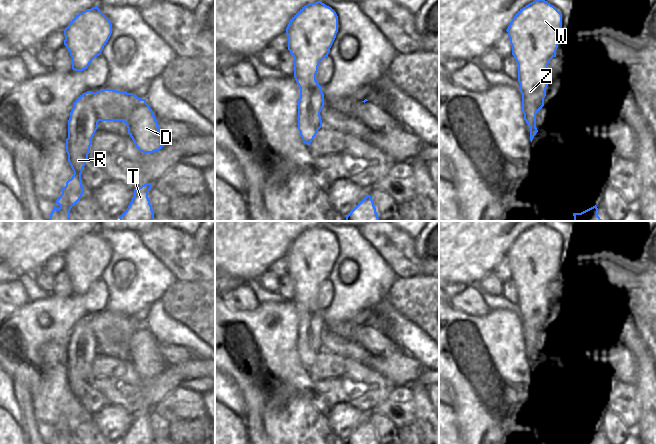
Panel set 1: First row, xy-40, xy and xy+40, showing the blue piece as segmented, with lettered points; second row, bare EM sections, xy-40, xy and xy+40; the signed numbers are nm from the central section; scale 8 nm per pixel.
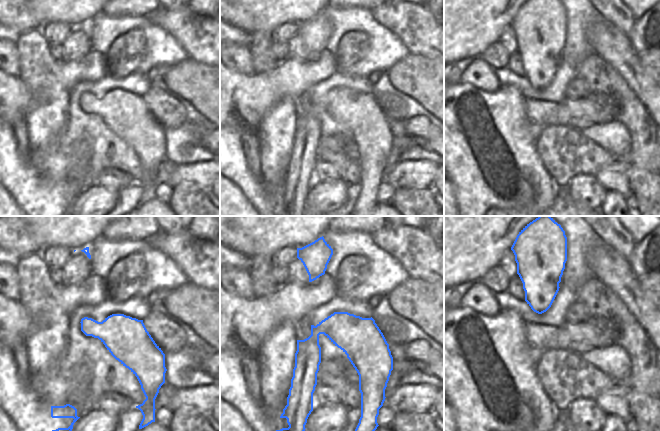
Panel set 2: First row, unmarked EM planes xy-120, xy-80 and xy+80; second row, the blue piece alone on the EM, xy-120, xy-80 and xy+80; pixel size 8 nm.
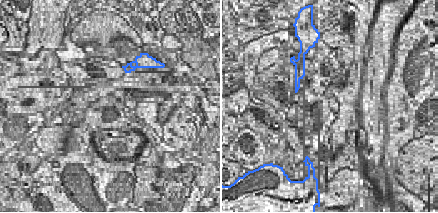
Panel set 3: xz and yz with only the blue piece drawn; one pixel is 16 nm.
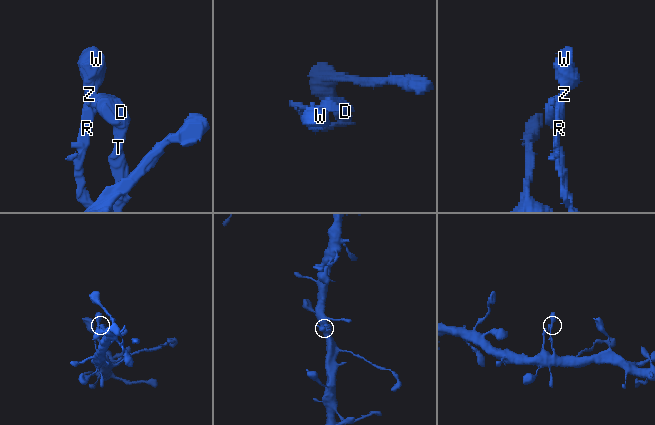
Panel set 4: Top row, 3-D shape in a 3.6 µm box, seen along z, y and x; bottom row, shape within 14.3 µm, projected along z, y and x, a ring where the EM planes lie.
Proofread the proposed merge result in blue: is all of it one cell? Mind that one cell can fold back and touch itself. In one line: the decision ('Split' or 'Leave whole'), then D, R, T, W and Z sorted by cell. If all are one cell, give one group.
Leave whole. Groups: D R T W Z

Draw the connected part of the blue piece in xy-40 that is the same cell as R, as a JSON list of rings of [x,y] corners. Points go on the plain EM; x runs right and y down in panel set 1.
[[[112,312],[95,317],[87,315],[76,323],[68,344],[66,363],[68,386],[74,398],[62,412],[62,418],[56,424],[60,431],[54,430],[49,444],[70,444],[72,430],[84,418],[81,398],[98,346],[123,345],[138,374],[153,377],[162,373],[167,365],[154,338],[146,323]]]

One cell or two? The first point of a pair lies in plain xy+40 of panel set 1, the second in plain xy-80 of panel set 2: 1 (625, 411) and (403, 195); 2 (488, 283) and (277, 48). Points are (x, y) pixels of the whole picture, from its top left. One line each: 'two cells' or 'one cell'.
1: two cells
2: one cell

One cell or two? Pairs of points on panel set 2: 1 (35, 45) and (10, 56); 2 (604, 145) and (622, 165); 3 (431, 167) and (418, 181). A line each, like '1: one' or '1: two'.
1: two
2: two
3: one

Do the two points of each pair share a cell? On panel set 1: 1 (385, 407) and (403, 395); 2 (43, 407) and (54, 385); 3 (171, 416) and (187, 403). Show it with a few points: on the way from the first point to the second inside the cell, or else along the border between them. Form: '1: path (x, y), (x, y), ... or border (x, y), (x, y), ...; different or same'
1: path (389, 407), (399, 399); same
2: path (48, 402), (54, 395), (54, 390); same
3: path (175, 412), (183, 404); same

